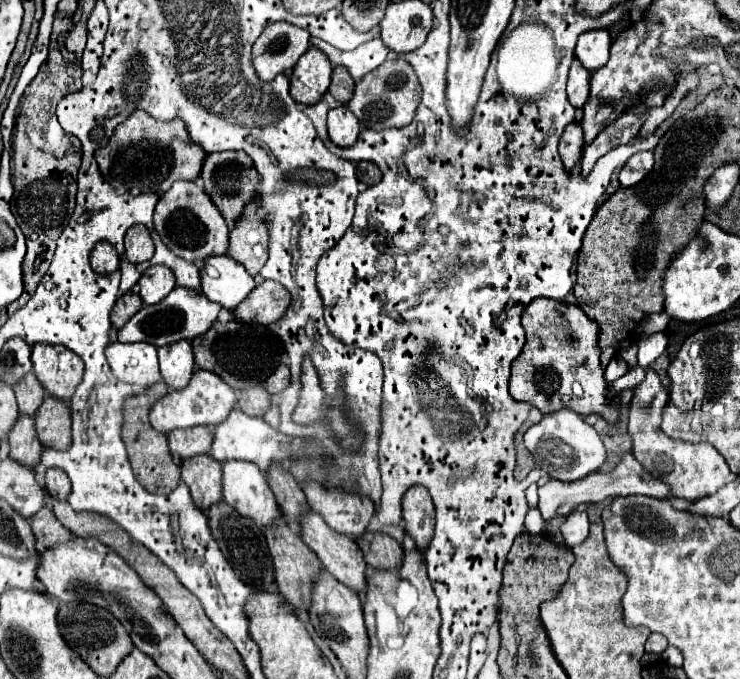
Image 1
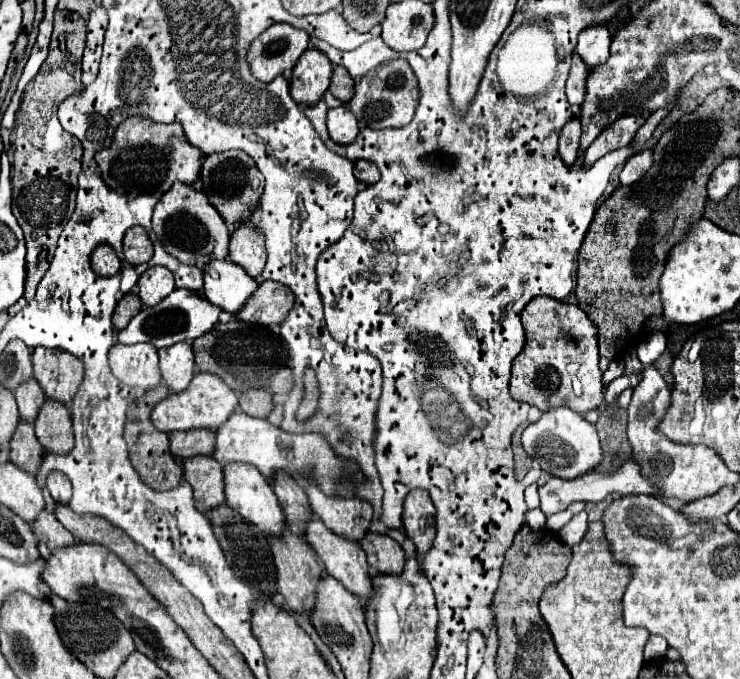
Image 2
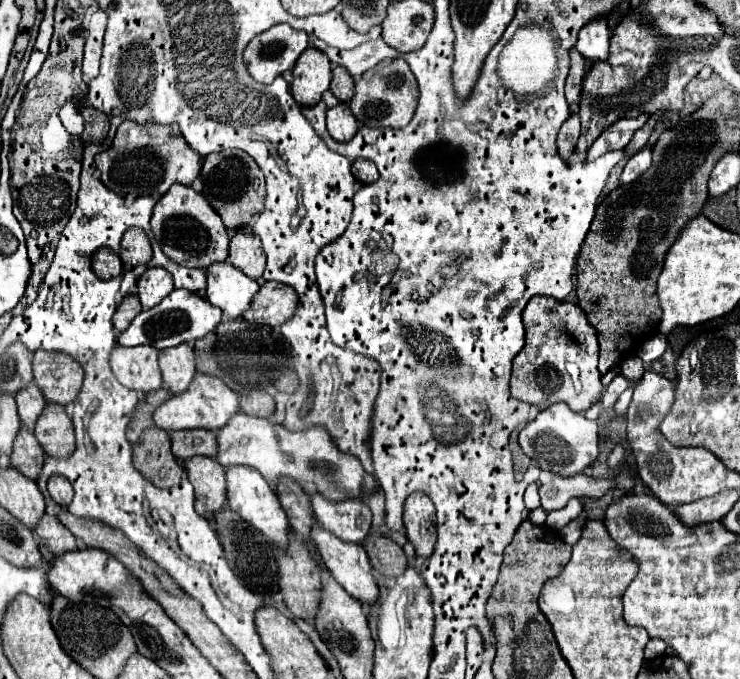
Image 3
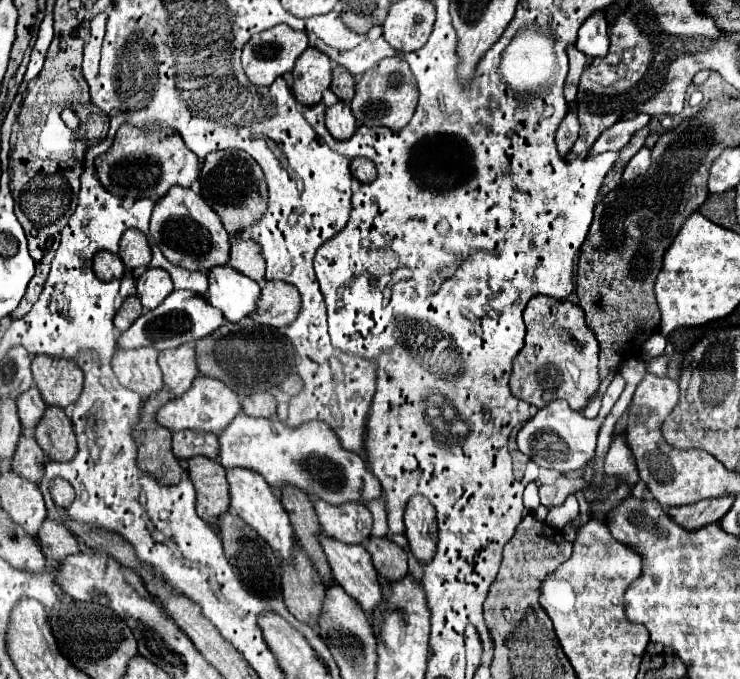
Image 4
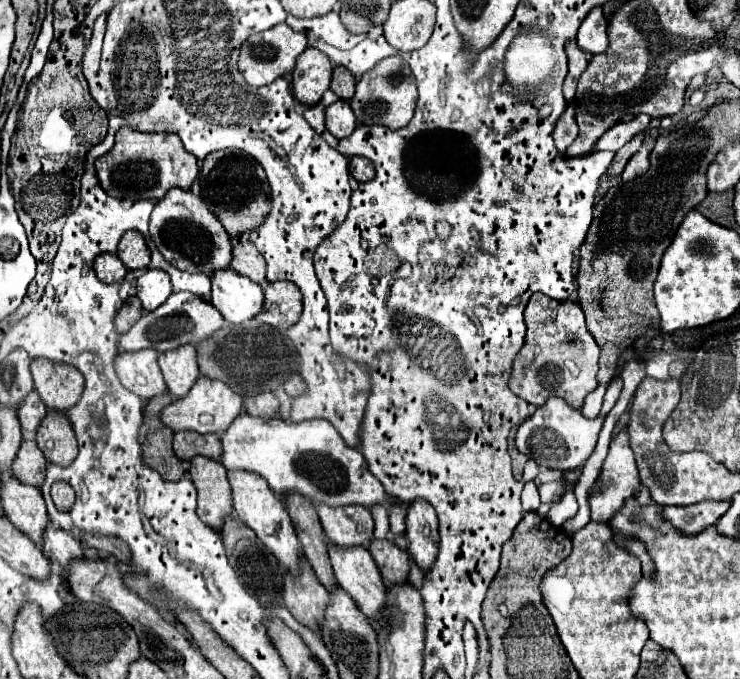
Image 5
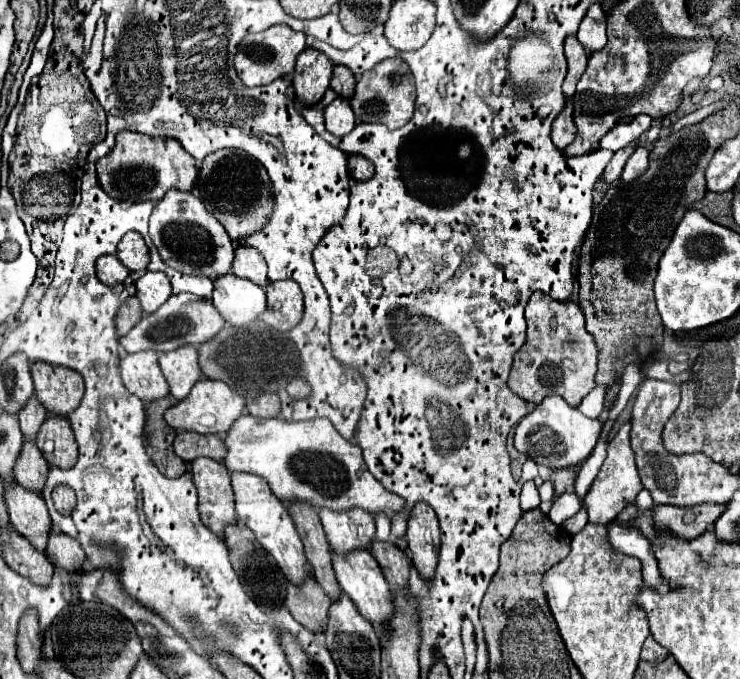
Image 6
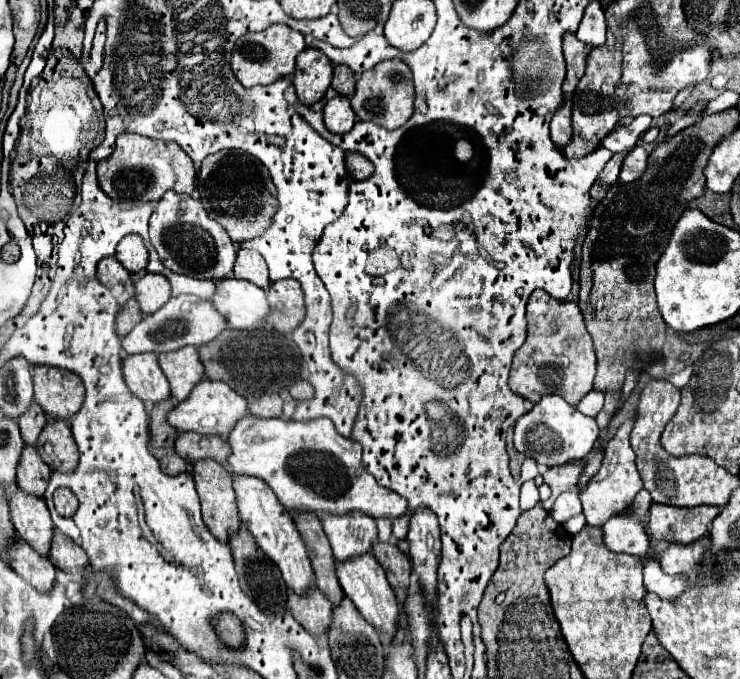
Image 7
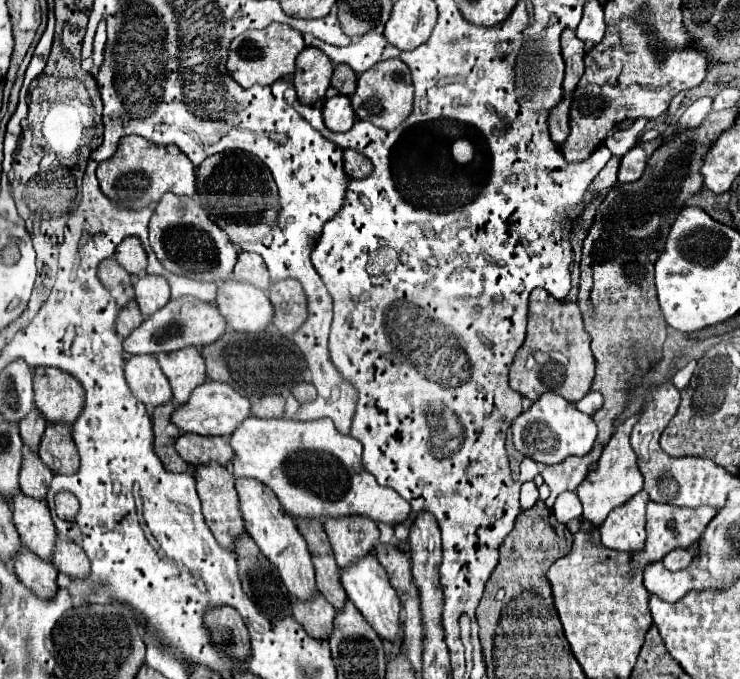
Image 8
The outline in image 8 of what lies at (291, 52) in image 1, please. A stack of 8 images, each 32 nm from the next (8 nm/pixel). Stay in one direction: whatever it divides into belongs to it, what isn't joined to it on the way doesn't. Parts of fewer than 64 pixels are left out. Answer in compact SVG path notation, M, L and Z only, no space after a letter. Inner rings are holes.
M274 22L264 30L248 30L248 32L240 34L230 46L230 56L228 56L226 68L230 70L234 80L244 88L250 88L254 84L268 86L294 72L294 60L304 48L306 48L306 44L298 30L290 28L288 24Z

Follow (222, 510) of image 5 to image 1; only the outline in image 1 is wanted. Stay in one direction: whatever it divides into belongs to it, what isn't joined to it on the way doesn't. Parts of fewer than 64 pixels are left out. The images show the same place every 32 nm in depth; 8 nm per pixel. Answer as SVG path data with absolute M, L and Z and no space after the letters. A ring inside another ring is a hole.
M200 454L192 458L184 458L180 462L180 478L190 488L194 504L206 512L208 506L222 500L220 482L222 482L222 466L210 454Z

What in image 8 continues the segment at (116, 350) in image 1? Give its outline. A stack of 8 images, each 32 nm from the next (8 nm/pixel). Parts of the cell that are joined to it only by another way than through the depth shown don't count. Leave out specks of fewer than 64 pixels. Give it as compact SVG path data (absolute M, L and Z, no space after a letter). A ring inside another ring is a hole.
M154 354L126 358L124 376L132 394L146 406L160 406L172 398L170 384L162 374Z

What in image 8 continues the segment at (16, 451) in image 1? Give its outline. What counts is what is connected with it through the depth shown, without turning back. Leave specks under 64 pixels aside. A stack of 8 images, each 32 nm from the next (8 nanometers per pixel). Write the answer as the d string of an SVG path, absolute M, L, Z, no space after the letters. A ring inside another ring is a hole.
M26 448L24 462L20 466L20 490L32 498L44 500L50 482L52 482L50 468L40 460L36 452Z

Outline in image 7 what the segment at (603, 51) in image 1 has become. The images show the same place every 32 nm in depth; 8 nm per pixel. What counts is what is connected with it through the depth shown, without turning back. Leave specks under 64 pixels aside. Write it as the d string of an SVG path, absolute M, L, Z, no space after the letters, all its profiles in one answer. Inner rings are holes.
M592 2L584 12L576 38L584 42L588 48L598 48L606 42L606 20L604 20L604 10L598 2Z

